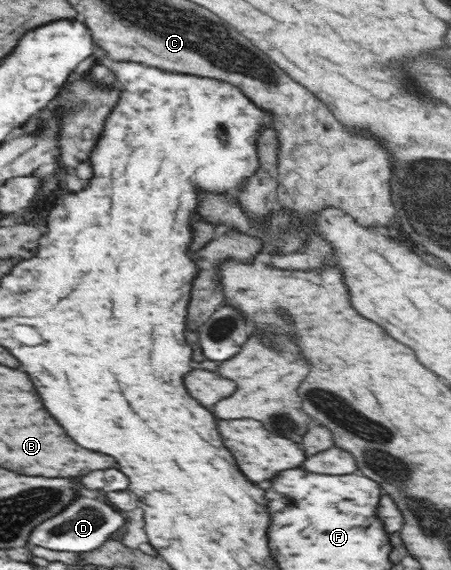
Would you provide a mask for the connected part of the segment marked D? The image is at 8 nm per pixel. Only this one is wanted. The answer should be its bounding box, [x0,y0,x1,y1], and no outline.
[28,496,124,553]

